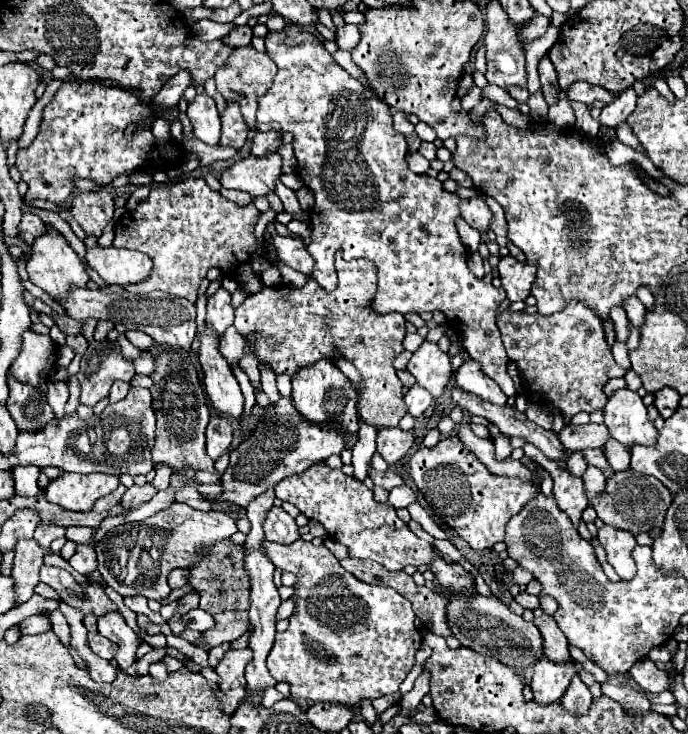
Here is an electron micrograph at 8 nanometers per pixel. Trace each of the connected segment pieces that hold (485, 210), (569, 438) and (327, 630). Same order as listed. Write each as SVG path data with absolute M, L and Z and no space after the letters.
M465 198L461 200L461 218L473 226L479 232L487 232L489 230L489 222L491 222L491 210L485 204L485 200L481 198Z
M569 424L561 430L559 440L569 450L585 450L585 448L603 448L603 444L611 438L605 424L583 424L575 426Z
M299 538L297 542L289 544L289 546L283 546L283 544L275 544L275 542L267 542L263 540L263 552L267 554L267 558L281 570L285 572L295 572L297 576L297 584L295 584L295 612L293 616L289 618L289 628L283 632L283 634L277 634L275 638L275 644L273 644L273 650L267 658L267 668L271 672L271 676L279 682L279 680L285 680L291 684L291 698L305 698L305 700L313 700L313 702L333 702L333 704L347 704L347 706L355 706L361 698L379 698L383 694L391 694L391 692L397 692L399 690L399 684L407 678L407 674L411 672L413 664L415 664L415 652L417 648L421 646L423 638L419 634L419 630L415 628L415 614L411 610L411 604L407 598L403 598L399 592L395 592L393 588L383 588L383 586L369 586L369 584L363 584L359 582L353 574L345 572L339 564L339 560L321 544L321 546L315 546L311 542L305 542L303 538Z

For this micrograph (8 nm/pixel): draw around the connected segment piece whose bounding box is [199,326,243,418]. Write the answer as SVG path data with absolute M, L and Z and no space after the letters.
M203 328L199 346L199 362L205 372L205 388L215 412L239 418L243 412L241 388L223 356L219 356L219 336L211 328Z

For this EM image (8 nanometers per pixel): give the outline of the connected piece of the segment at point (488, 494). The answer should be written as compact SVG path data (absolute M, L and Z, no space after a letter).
M439 442L435 448L419 448L411 456L411 478L433 512L453 528L473 550L487 550L503 542L505 526L529 500L539 494L529 480L495 476L461 442Z

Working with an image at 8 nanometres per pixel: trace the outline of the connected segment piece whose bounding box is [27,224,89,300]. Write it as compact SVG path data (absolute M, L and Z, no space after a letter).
M47 224L47 230L43 236L39 236L33 244L31 244L31 258L27 262L27 274L29 280L39 286L41 290L45 290L49 296L53 298L67 298L69 286L85 286L89 276L85 272L85 264L81 262L81 258L75 254L75 250L69 246L69 242L63 238L61 232L57 232L51 224Z

